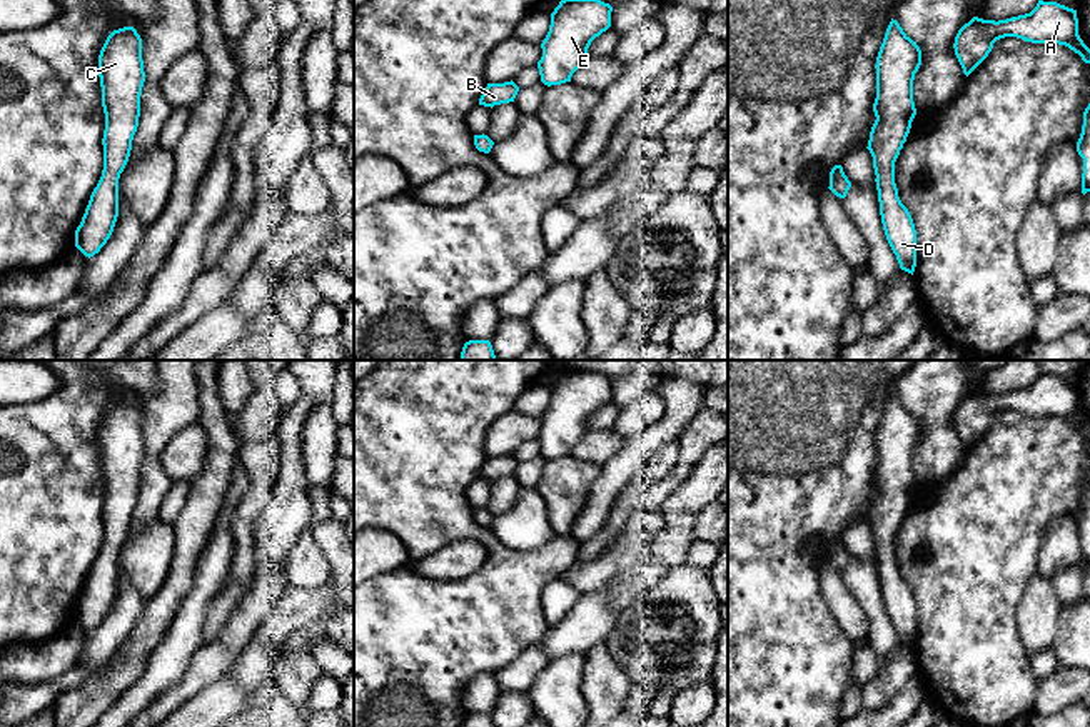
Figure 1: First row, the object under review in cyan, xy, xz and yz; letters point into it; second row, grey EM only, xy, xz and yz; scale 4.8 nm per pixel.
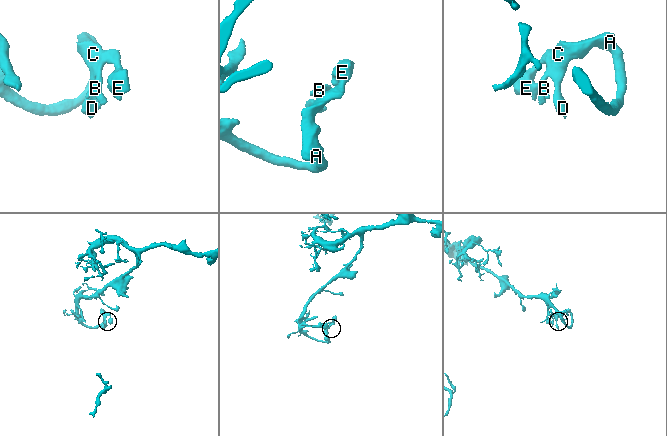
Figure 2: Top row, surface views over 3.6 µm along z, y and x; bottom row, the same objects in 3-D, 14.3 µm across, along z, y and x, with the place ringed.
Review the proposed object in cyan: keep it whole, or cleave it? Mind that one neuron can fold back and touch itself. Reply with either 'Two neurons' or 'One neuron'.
One neuron

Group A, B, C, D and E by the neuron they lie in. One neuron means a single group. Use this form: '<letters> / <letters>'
A B C D E

